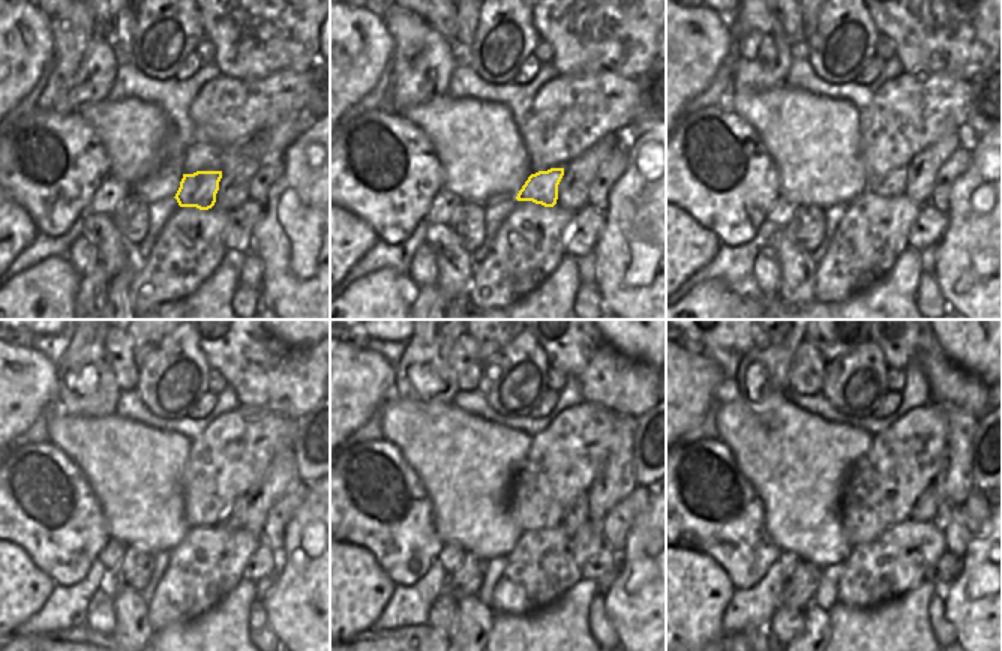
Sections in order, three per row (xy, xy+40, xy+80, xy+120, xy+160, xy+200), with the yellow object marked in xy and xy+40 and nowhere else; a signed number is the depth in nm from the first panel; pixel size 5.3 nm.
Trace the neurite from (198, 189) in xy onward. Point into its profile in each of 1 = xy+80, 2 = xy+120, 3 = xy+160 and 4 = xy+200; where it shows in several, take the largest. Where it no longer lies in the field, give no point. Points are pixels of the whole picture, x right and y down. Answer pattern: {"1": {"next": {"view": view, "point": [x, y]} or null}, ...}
{"1": {"next": {"view": "xy+80", "point": [894, 183]}}, "2": {"next": {"view": "xy+120", "point": [236, 516]}}, "3": {"next": {"view": "xy+160", "point": [578, 513]}}, "4": {"next": {"view": "xy+200", "point": [930, 507]}}}

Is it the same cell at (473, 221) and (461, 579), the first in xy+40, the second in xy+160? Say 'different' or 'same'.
same

